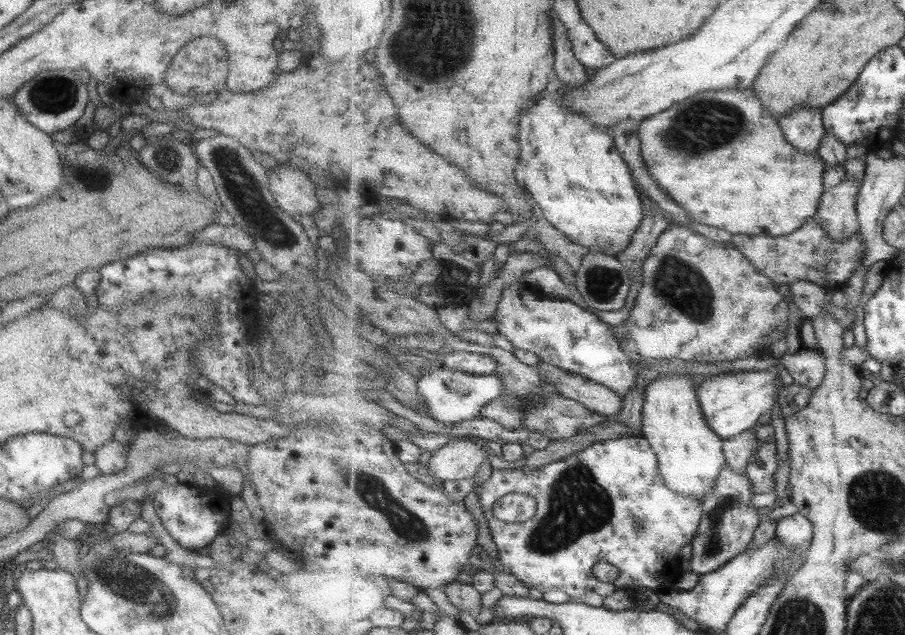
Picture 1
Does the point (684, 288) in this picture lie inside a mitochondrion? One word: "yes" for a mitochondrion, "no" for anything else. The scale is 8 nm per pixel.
yes

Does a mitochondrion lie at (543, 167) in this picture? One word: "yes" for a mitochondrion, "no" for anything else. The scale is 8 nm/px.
yes

